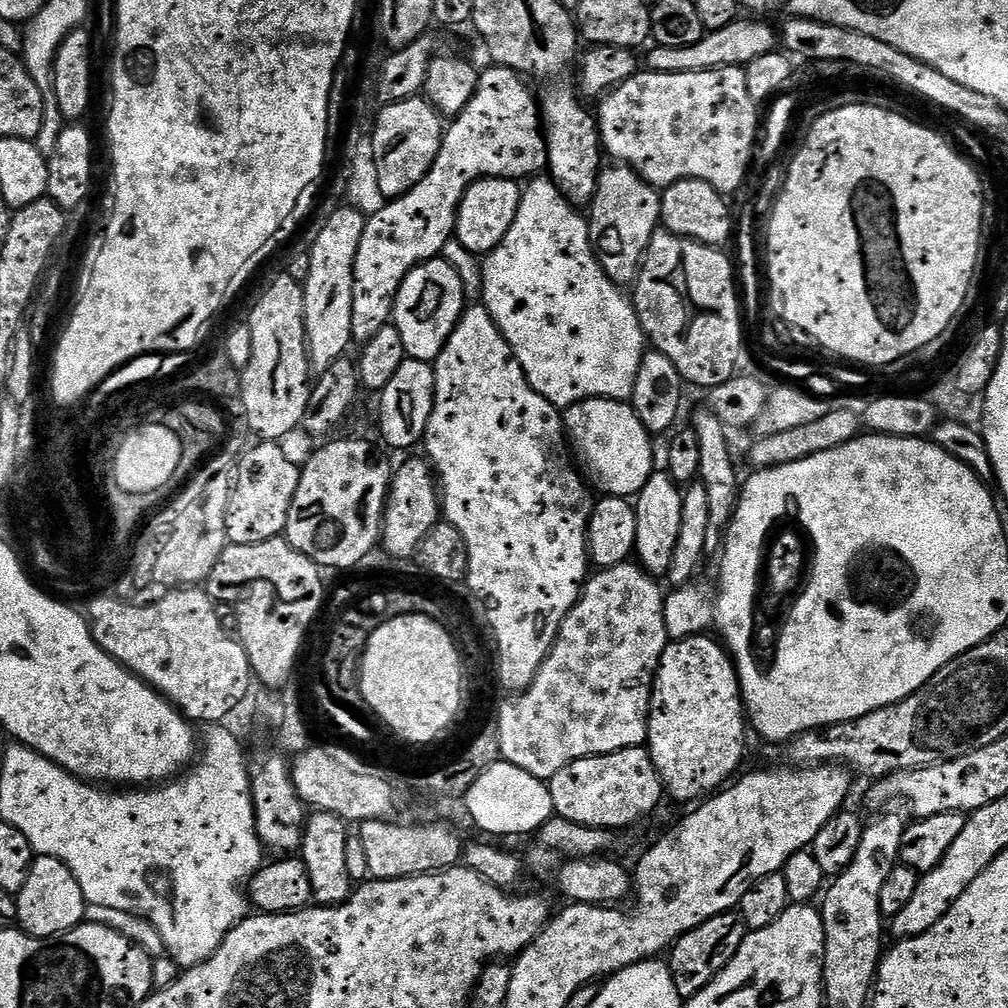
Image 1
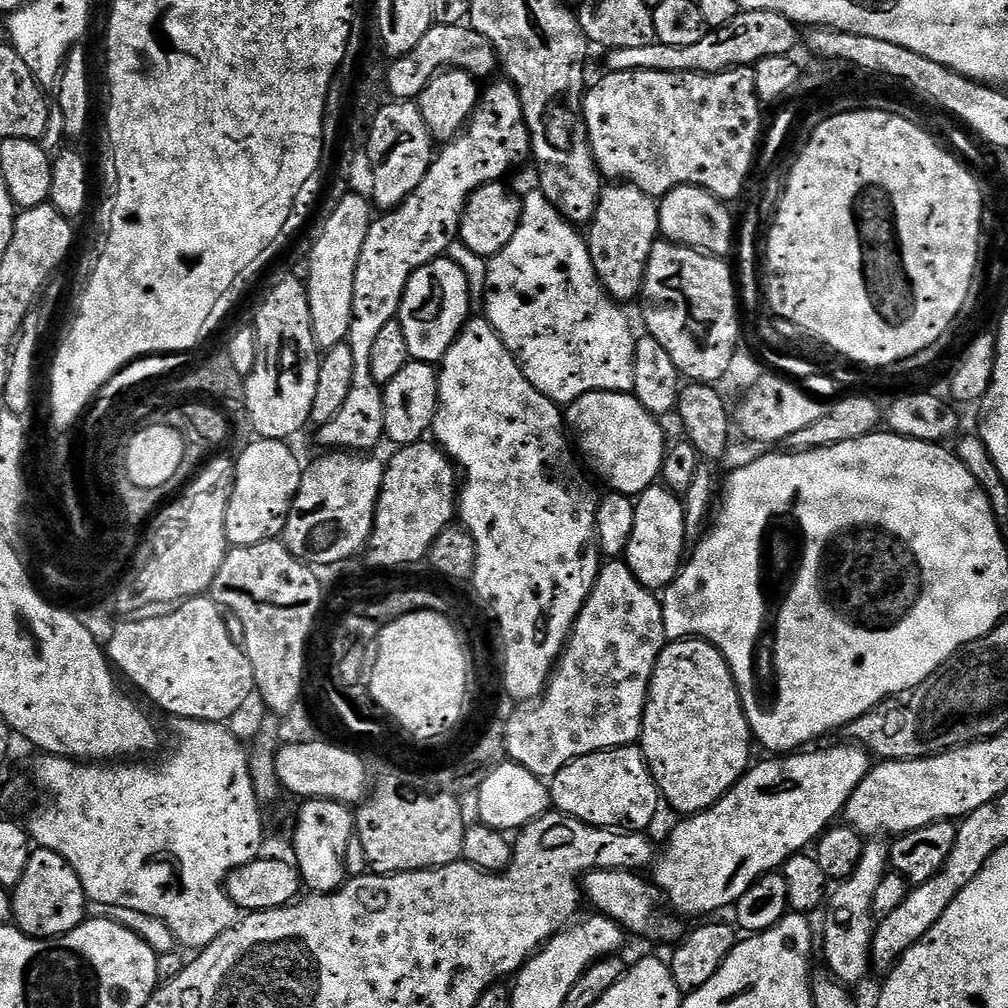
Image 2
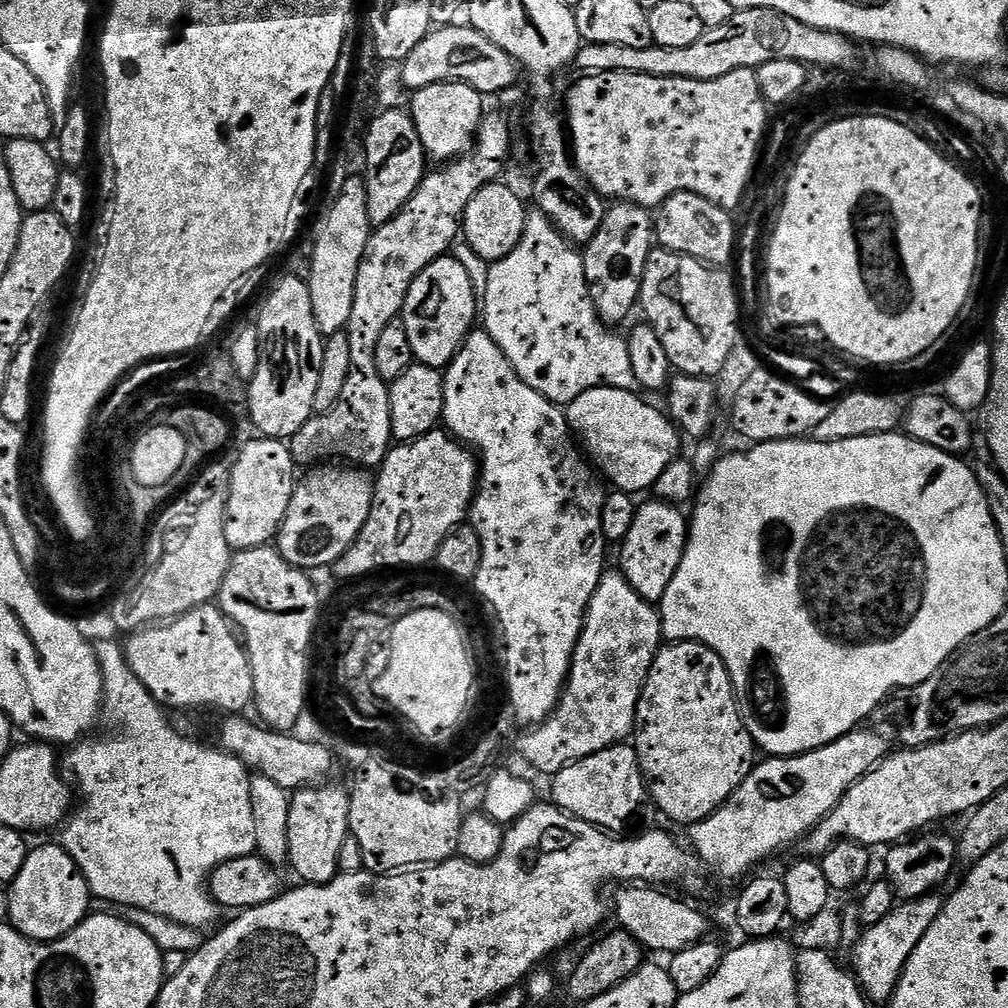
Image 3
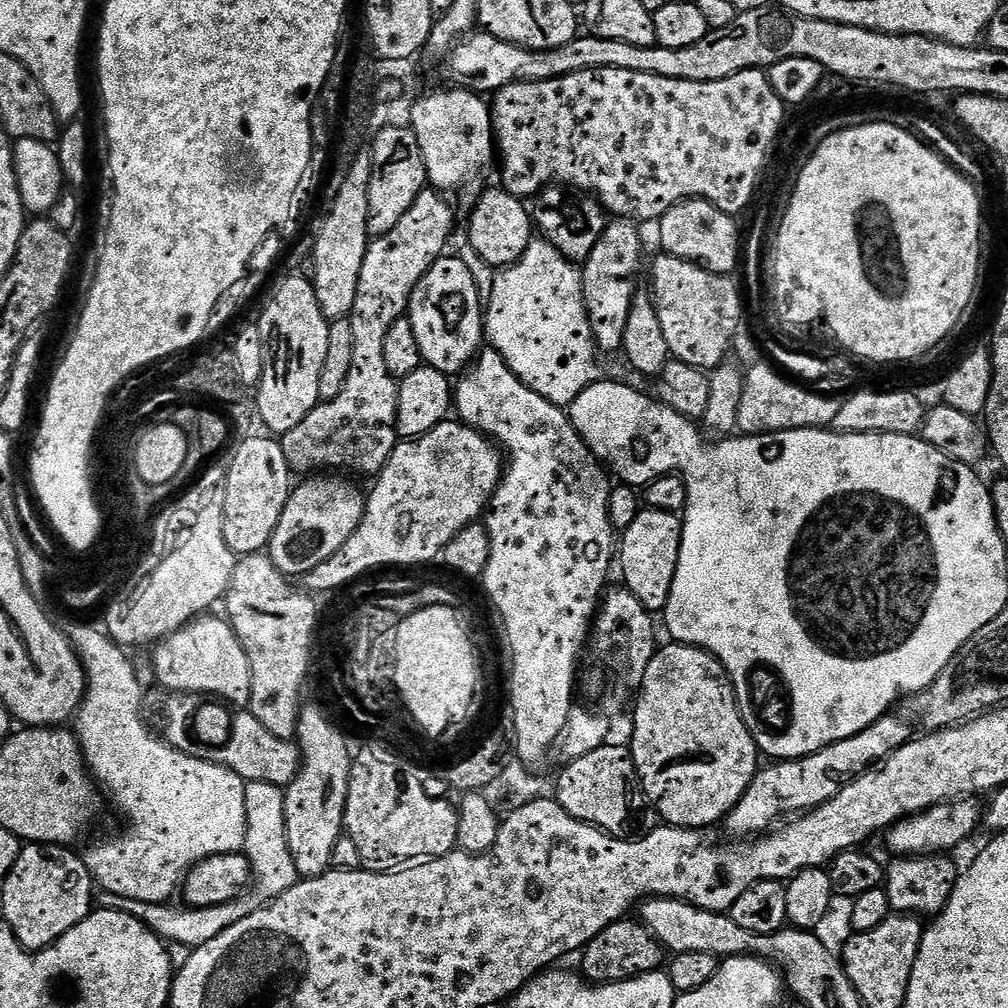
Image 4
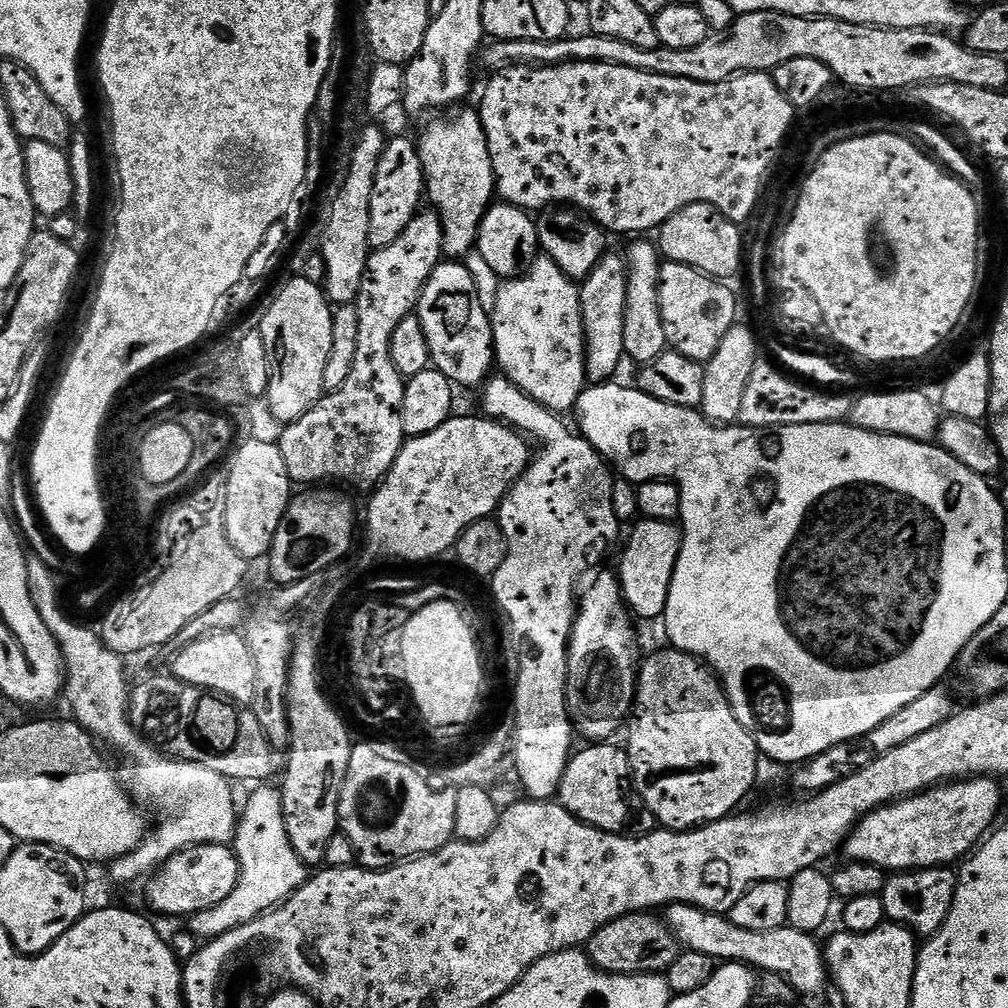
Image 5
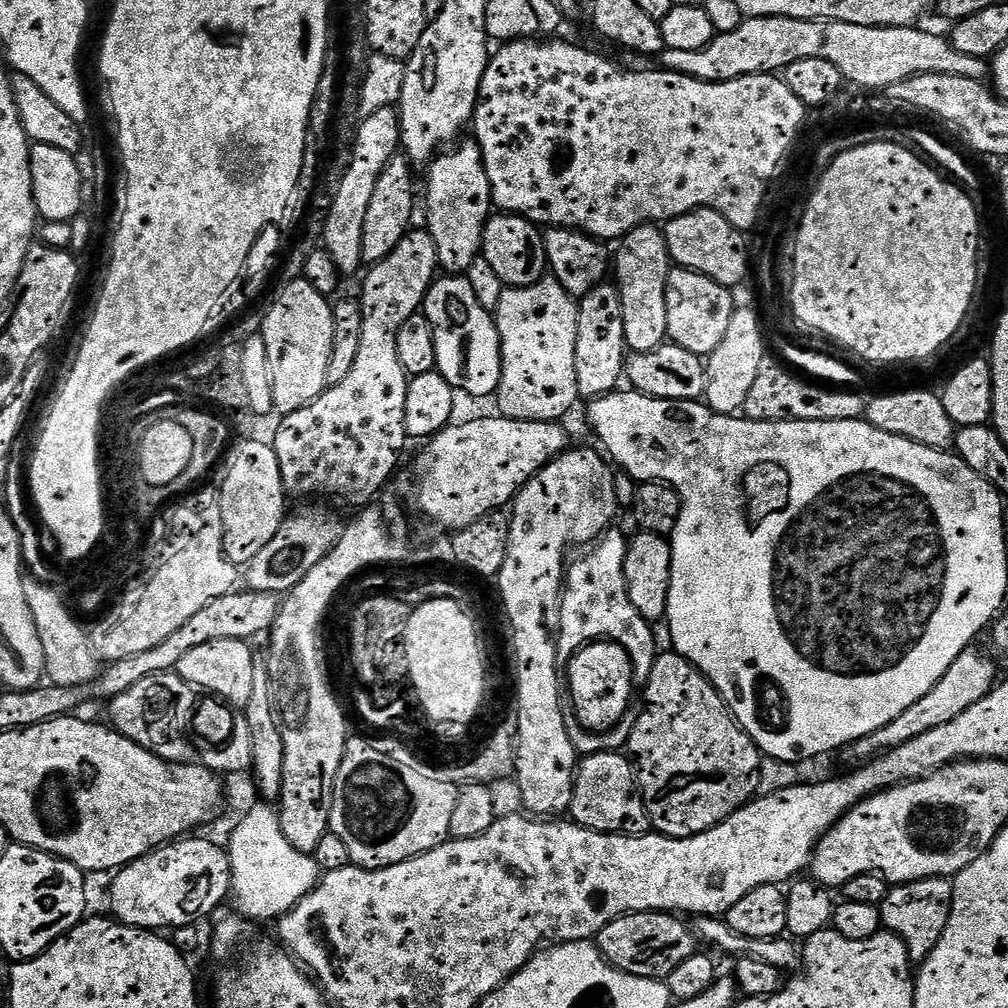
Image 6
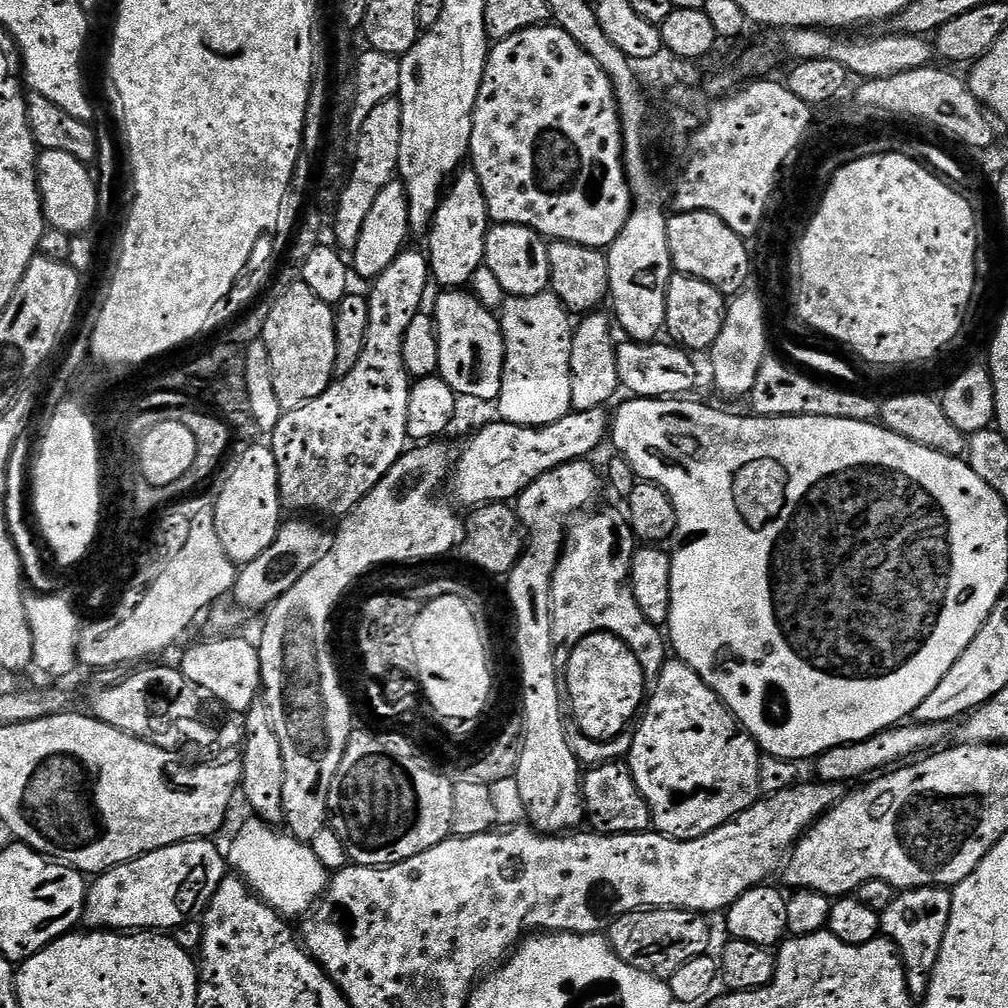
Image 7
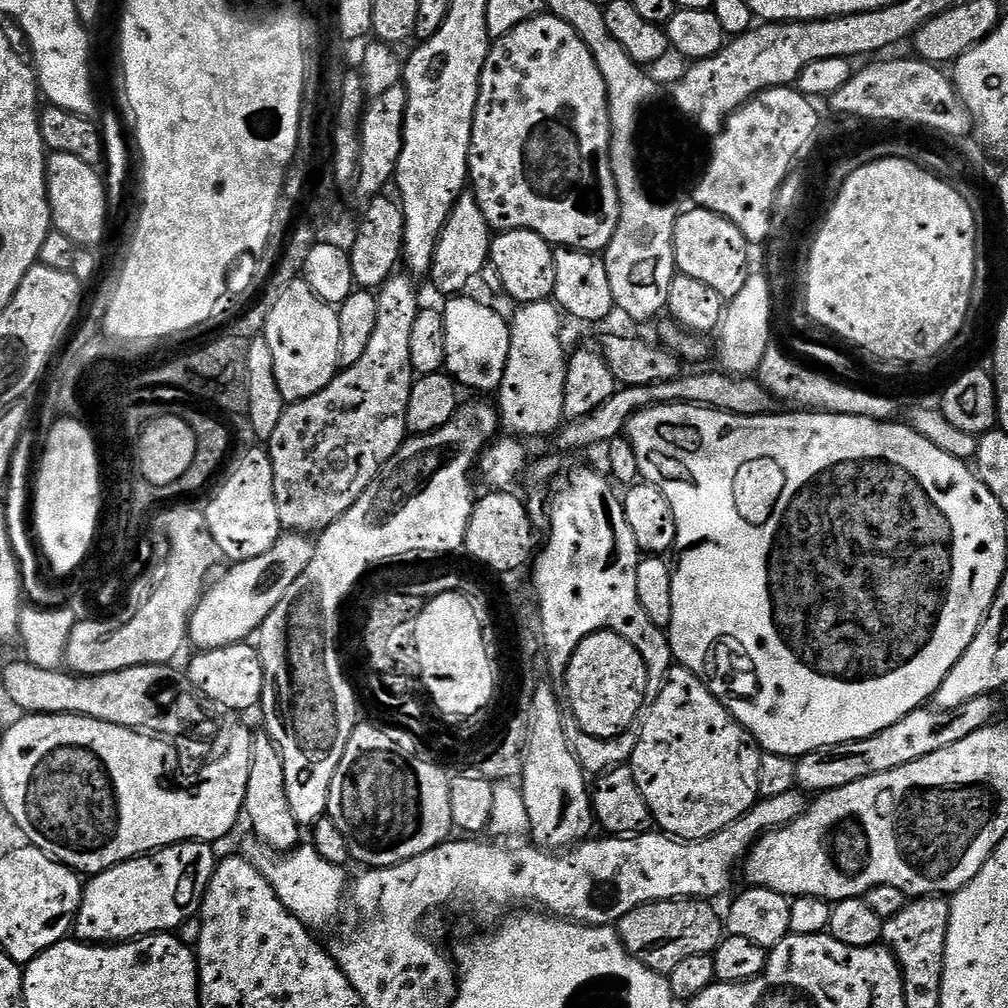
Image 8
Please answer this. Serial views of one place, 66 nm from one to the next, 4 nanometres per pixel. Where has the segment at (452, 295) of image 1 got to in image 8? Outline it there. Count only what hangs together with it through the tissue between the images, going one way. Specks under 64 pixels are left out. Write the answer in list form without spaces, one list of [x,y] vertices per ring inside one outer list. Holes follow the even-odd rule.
[[[457,294],[443,305],[446,322],[446,362],[447,375],[457,385],[473,388],[476,392],[495,393],[504,377],[504,367],[510,354],[510,324],[492,308],[471,300],[468,294]]]

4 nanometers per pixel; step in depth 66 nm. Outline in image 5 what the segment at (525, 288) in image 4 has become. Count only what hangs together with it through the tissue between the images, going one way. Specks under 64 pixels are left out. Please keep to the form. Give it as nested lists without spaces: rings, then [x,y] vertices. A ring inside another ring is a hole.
[[[537,259],[524,275],[501,283],[490,319],[496,329],[492,333],[492,347],[499,371],[542,407],[557,414],[571,413],[585,390],[588,371],[577,281],[562,274],[554,261]],[[500,328],[508,329],[500,332]],[[516,328],[548,329],[537,338],[537,348],[520,348],[520,332]],[[564,328],[572,329],[567,332]]]

